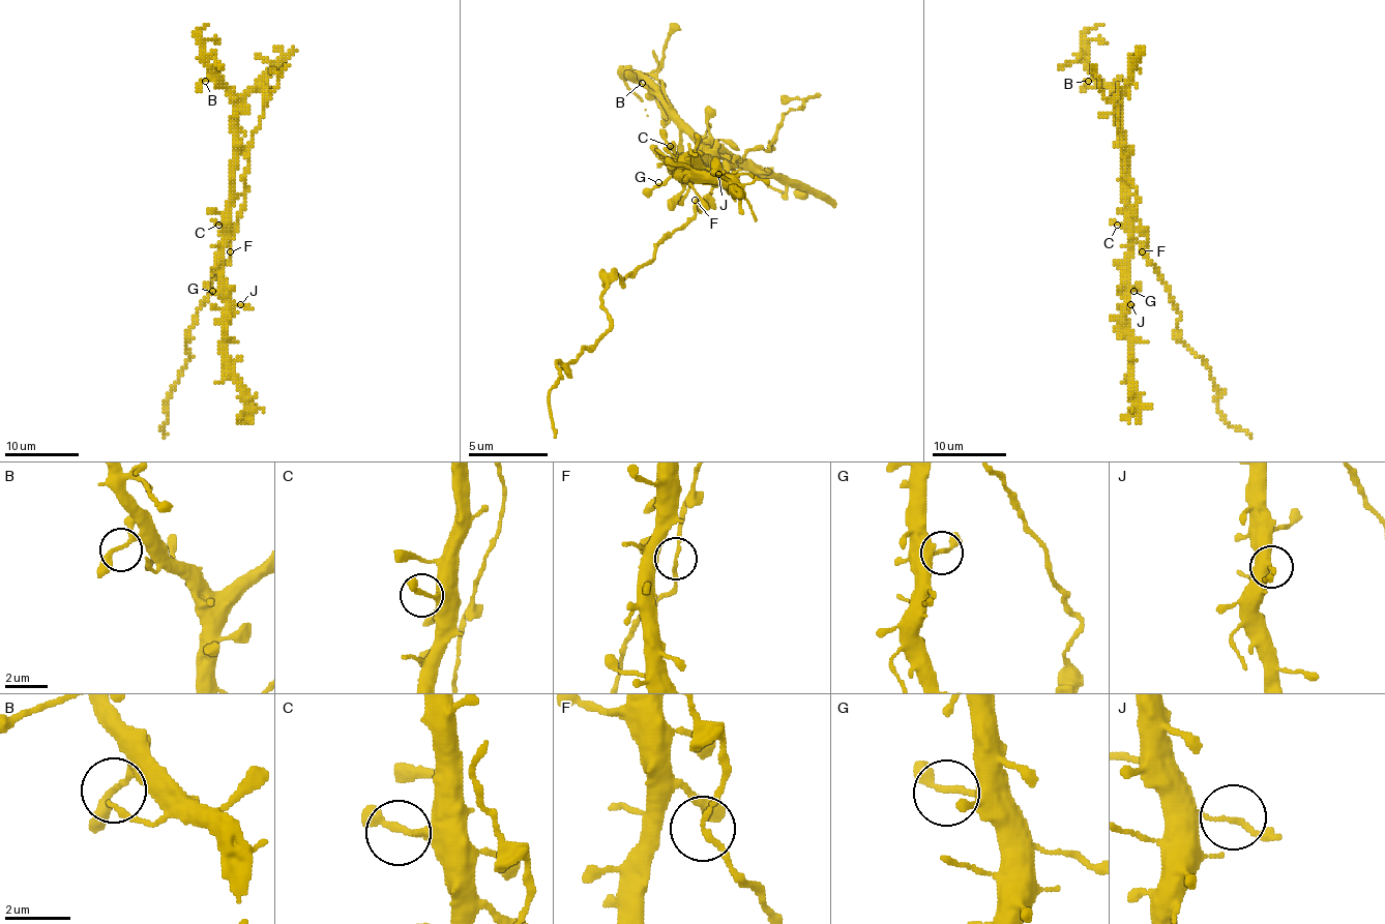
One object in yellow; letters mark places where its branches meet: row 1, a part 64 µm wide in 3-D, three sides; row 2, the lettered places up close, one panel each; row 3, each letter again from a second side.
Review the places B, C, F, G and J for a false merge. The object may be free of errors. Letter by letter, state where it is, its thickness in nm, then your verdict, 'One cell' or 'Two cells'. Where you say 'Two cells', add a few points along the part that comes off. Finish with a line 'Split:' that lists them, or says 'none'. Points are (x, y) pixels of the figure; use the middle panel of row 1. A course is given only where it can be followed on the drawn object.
B: Place: (642, 83). Thickness 180 nm. One cell
C: Place: (670, 146). Thickness 190 nm. One cell
F: Place: (695, 200). Thickness 120 nm. One cell
G: Place: (658, 182). Thickness 200 nm. One cell
J: Place: (718, 174). Thickness 140 nm. One cell
Split: none

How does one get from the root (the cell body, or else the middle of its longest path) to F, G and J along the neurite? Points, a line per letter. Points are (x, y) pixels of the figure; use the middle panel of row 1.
F: (730, 174), (730, 195), (718, 182), (710, 190), (710, 199), (698, 210), (694, 199)
G: (730, 174), (738, 158), (734, 167), (706, 167), (698, 174), (682, 174), (678, 171), (670, 178), (658, 182)
J: (730, 174), (738, 158), (734, 167), (706, 167), (698, 174), (682, 174), (678, 171), (718, 174)

